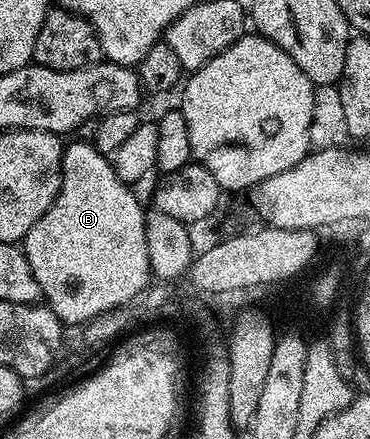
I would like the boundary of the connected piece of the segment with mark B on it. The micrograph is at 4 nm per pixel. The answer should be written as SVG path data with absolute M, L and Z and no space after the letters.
M76 139L73 145L65 144L59 175L60 189L56 192L54 203L46 215L42 215L42 219L30 227L24 236L22 248L48 308L55 311L65 326L80 327L119 305L127 305L148 288L152 268L146 251L146 209L132 194L133 186L118 179L112 161L99 153L91 141Z

